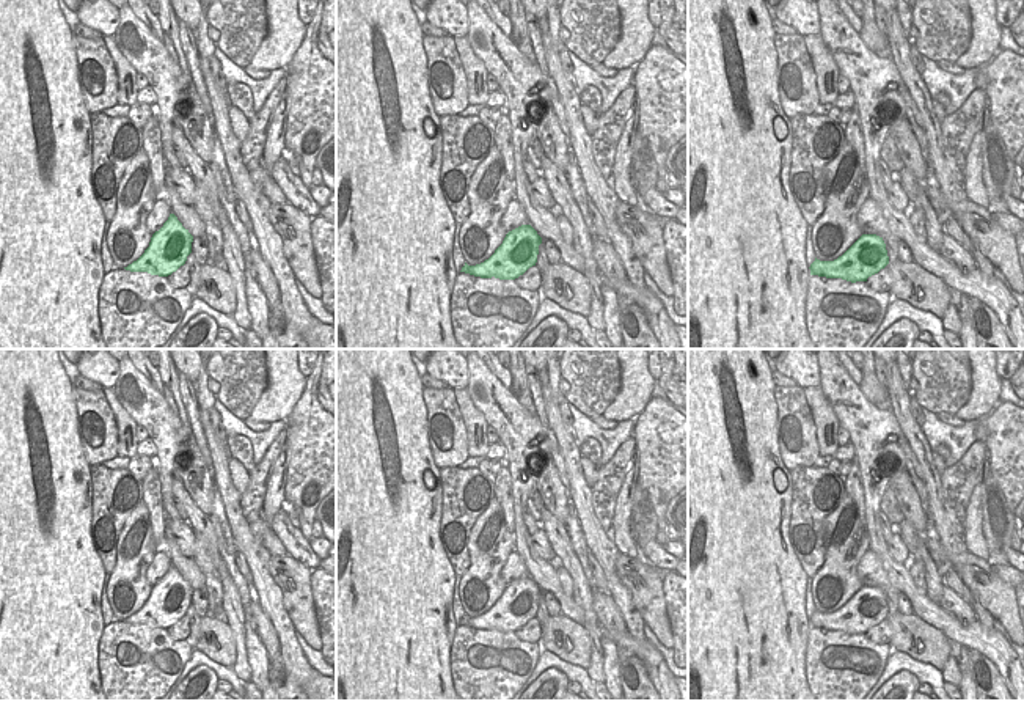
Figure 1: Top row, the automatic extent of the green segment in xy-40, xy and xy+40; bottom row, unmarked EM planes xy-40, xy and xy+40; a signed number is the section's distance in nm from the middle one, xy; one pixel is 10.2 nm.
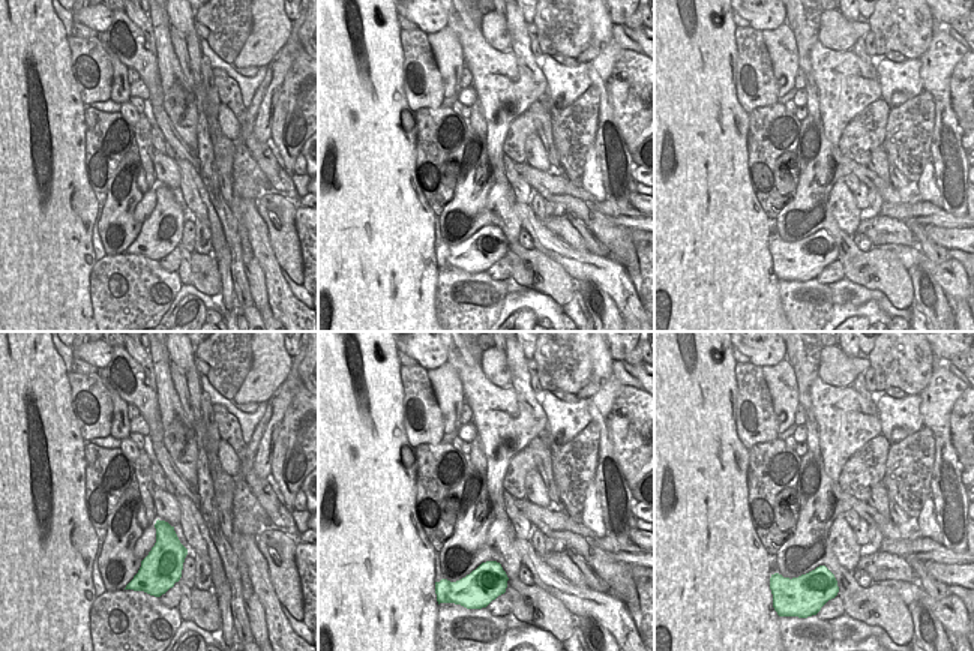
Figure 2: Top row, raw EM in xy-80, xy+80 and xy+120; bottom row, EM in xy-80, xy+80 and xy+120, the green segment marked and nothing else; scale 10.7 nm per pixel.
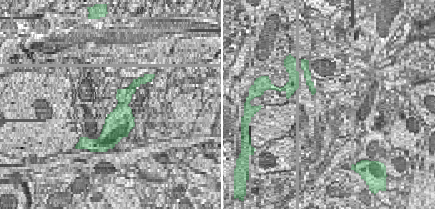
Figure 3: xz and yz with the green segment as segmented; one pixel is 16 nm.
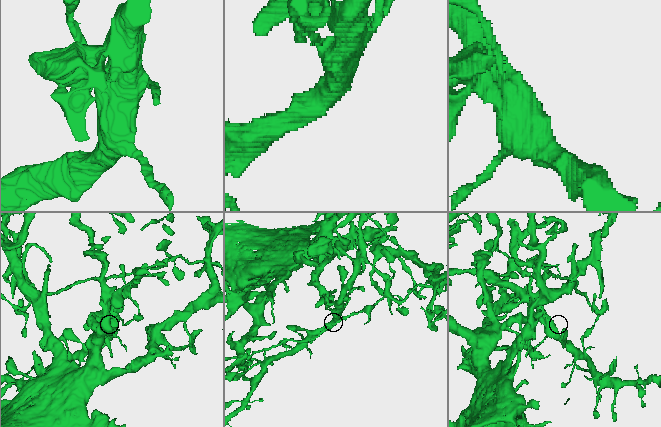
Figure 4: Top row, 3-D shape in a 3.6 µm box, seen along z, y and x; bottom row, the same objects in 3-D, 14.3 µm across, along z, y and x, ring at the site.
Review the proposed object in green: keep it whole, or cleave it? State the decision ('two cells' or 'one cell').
two cells

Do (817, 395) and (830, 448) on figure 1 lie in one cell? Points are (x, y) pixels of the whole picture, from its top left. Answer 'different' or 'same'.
same

